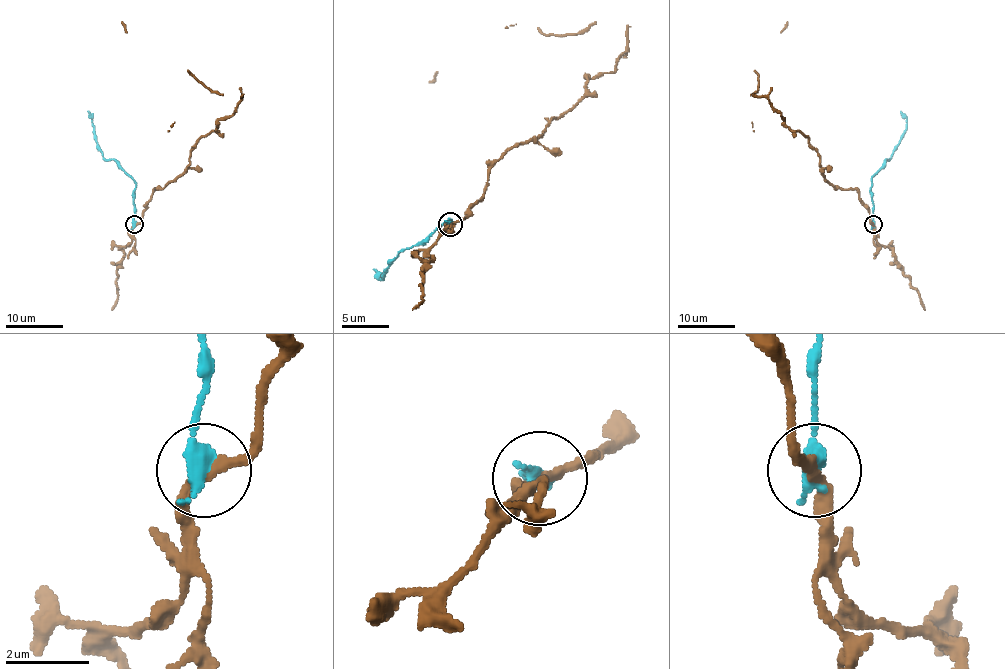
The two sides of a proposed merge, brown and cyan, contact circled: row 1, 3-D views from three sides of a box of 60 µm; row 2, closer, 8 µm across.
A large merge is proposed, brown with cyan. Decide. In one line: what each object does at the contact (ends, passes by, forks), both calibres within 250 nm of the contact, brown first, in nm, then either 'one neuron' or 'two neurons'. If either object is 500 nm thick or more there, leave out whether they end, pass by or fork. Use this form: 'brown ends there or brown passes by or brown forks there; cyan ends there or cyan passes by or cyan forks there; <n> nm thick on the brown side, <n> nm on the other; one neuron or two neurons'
brown passes by; cyan ends there; 240 nm thick on the brown side, 480 nm on the other; two neurons

